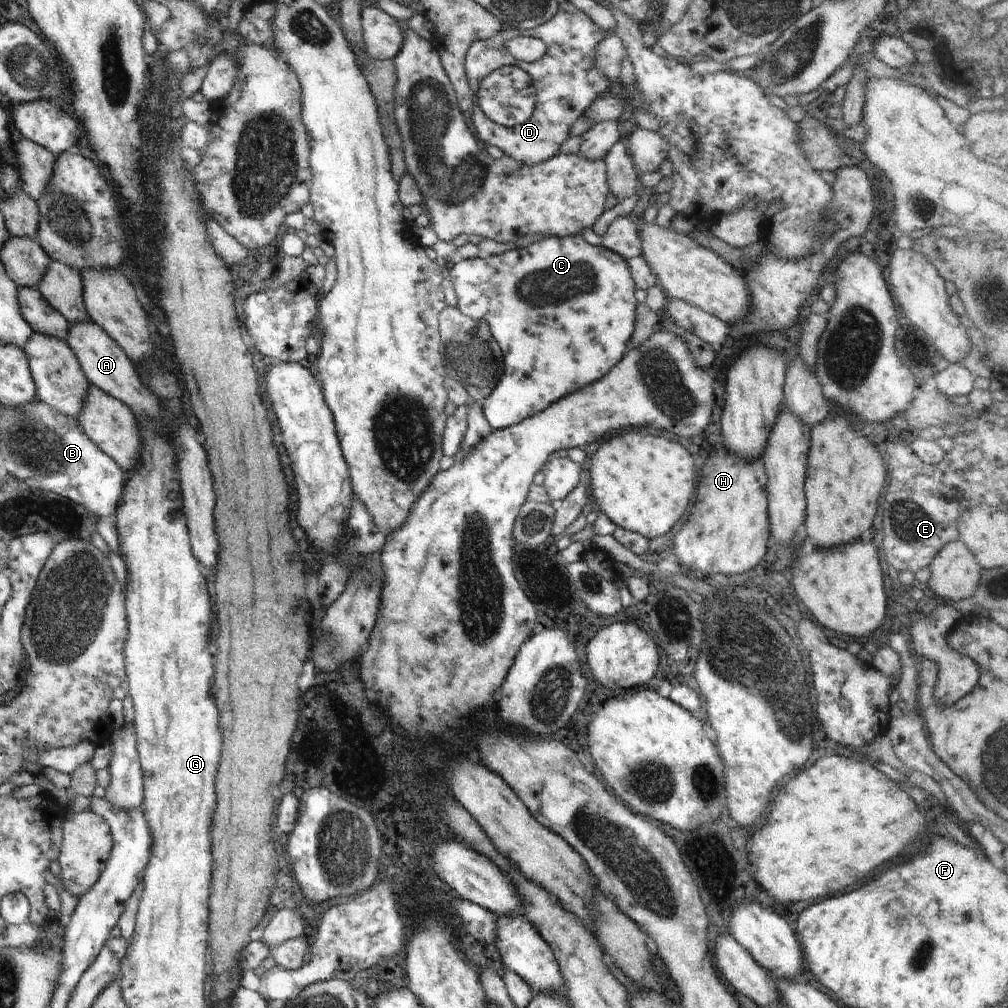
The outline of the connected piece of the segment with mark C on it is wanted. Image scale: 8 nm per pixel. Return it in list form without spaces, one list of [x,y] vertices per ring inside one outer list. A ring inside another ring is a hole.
[[[581,235],[549,236],[499,255],[452,263],[449,278],[457,294],[458,310],[470,318],[486,321],[503,352],[505,371],[481,406],[493,429],[521,423],[563,396],[600,380],[630,348],[638,302],[634,295],[637,286],[627,260],[614,251],[588,243]]]

